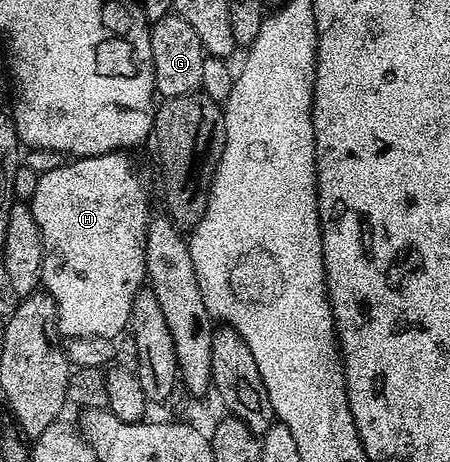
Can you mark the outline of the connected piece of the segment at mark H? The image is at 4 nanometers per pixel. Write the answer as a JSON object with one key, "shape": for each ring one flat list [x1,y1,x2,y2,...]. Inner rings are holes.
{"shape":[[118,151,116,153,104,153,94,157,79,157,66,160,65,164,55,167,51,171,40,174,35,183,35,195,28,202,28,207,35,215,35,223,39,223,41,232,41,246,45,254,41,264,41,285,44,292,53,297,57,308,57,327,66,338,70,337,108,337,117,339,129,328,129,316,131,307,135,303,135,295,146,284,145,275,145,240,151,220,149,213,149,193,145,190,145,181,137,174,133,161,128,152]]}

